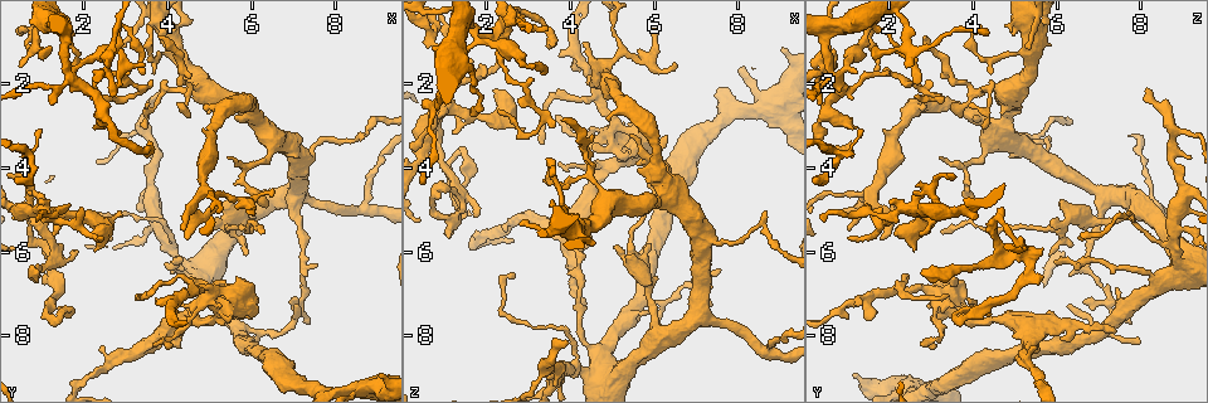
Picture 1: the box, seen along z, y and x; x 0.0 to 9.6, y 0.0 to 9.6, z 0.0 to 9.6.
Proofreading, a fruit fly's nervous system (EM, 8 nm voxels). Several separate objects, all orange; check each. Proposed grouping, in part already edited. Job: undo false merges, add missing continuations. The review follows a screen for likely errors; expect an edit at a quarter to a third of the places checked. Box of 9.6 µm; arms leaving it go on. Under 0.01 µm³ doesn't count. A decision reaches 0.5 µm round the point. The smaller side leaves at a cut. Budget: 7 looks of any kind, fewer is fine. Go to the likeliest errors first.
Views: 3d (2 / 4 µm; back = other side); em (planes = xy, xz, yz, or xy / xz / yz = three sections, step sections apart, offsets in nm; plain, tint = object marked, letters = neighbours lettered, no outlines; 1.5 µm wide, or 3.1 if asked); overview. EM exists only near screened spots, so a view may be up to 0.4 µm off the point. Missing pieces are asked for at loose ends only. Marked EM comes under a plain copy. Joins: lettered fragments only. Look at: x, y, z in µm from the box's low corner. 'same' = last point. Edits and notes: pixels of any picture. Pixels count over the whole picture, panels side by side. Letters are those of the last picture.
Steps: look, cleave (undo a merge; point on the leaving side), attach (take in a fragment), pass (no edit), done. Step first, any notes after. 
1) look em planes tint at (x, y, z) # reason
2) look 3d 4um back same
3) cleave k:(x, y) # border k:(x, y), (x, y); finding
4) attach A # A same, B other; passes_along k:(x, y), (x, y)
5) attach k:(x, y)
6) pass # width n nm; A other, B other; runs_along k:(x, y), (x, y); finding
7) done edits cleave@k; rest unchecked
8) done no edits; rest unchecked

look em xy step 8 tint at (1.45, 7.50, 3.55) # sharp bend

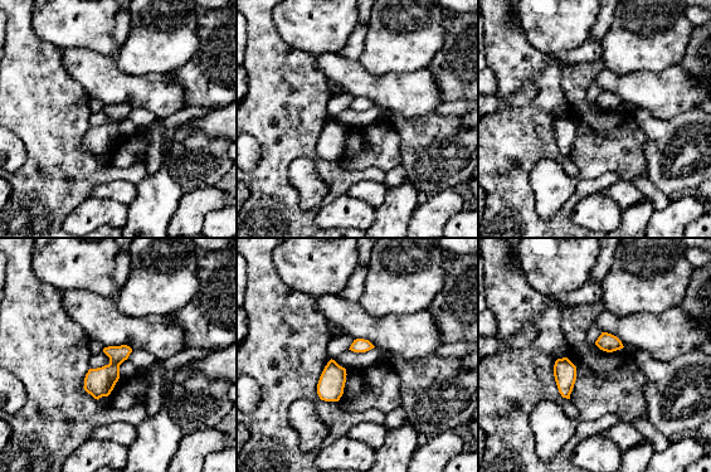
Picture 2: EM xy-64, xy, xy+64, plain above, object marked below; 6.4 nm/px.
look em planes letters same

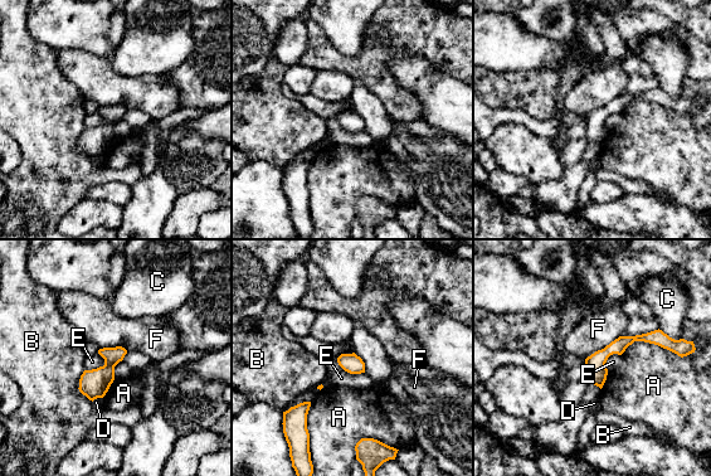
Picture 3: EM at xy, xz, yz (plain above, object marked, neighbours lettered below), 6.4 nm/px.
pass # width 120 nm; A other, B other, C other, D other, E other, F other; runs_along 3:(667, 341), (626, 340), (589, 377); continuous, no second neuron

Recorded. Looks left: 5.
look em planes tint at (4.05, 8.15, 6.25) # stops while still wide

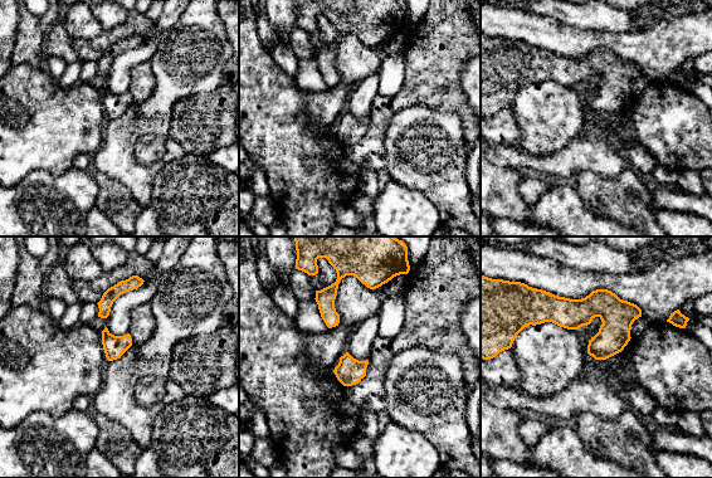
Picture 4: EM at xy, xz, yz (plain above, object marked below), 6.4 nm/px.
look em planes letters same # what lies round it

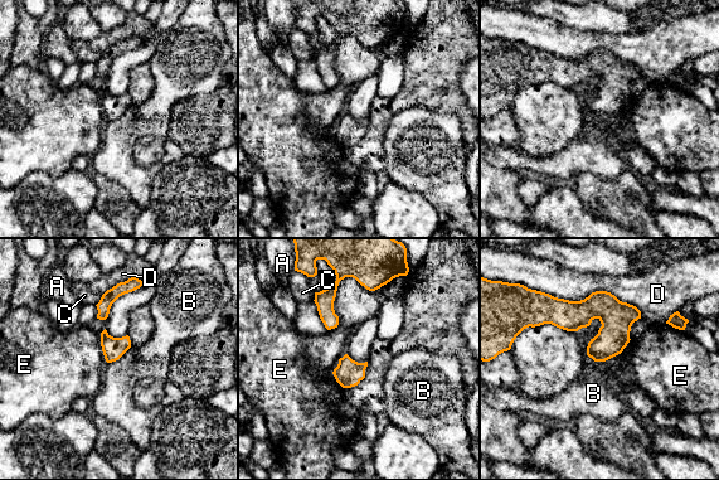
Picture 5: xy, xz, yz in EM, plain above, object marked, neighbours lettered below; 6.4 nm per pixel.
pass # longest_contact D 600 nm; A other, B other, C other, D other, E other; runs_along 5:(637, 314), (582, 313), (543, 318); no lettered fragment goes on from it

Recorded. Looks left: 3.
look em planes tint at (4.90, 7.70, 4.05) # arms part here

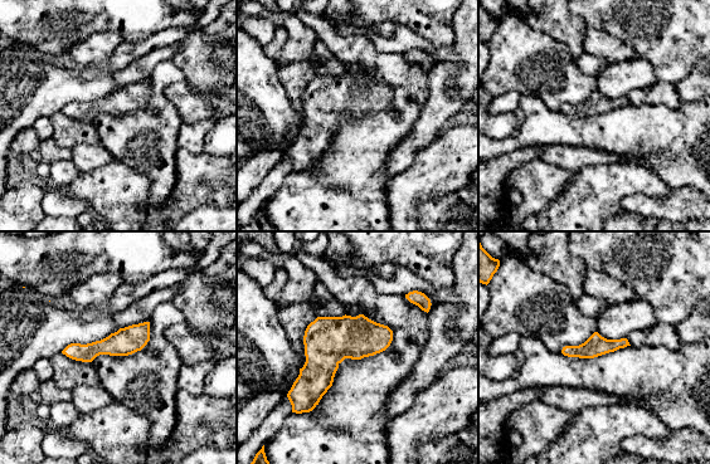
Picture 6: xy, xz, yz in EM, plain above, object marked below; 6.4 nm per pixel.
look em planes letters same # see the neighbours

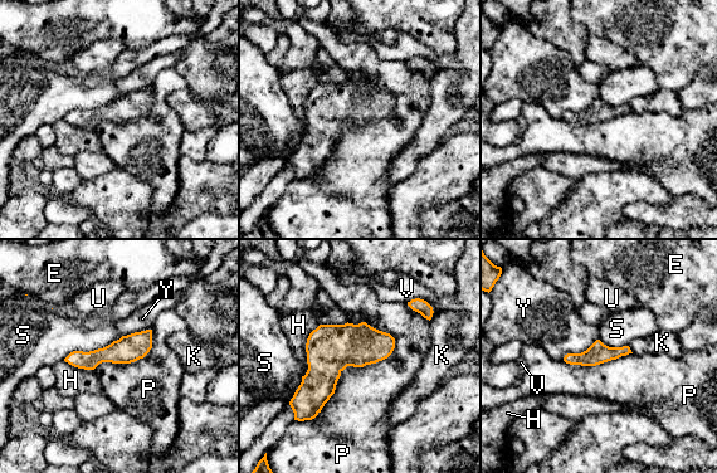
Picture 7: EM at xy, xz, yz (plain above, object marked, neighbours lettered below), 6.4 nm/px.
pass # E other, H other, K other, P other, S other, U other, V other, Y other; runs_along 7:(149, 332), (123, 351), (69, 359); all the same neuron

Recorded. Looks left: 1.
done no edits; rest unchecked

